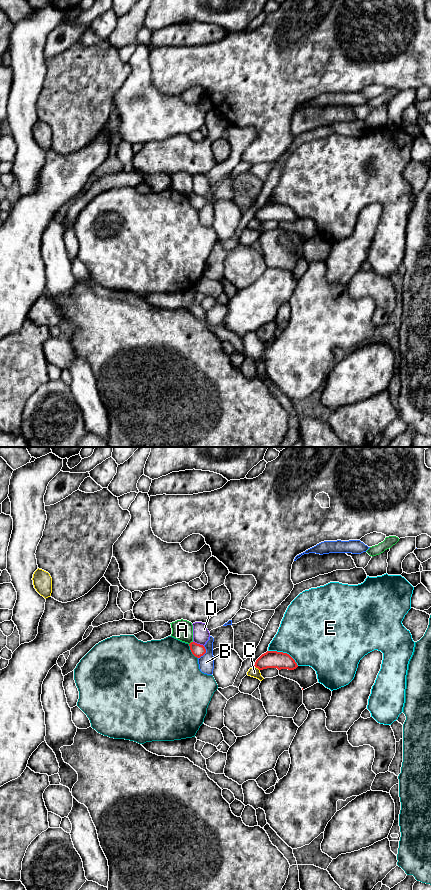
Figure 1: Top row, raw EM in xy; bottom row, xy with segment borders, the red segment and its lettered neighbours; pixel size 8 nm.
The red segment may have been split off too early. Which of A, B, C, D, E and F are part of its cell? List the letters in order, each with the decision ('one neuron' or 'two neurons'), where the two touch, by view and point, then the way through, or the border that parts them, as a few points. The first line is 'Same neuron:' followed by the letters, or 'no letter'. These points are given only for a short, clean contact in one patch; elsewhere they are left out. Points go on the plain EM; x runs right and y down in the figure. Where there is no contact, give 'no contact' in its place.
Same neuron: no letter
A: two neurons; contact xy (190, 195); border xy (192, 193), (189, 196)
B: two neurons; contact xy (204, 205)
C: two neurons; contact xy (257, 219); border xy (254, 217), (259, 222)
D: two neurons; contact xy (198, 196)
E: two neurons; contact xy (284, 205); border xy (268, 202), (286, 204), (298, 217)
F: two neurons; contact xy (191, 203)

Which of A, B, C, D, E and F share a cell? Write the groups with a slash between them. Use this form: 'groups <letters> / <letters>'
groups A / B / C / D / E / F

